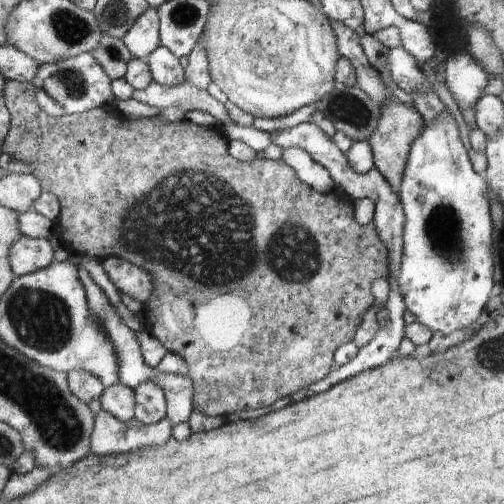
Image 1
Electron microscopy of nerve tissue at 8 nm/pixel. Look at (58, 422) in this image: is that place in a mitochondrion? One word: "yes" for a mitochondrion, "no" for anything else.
yes

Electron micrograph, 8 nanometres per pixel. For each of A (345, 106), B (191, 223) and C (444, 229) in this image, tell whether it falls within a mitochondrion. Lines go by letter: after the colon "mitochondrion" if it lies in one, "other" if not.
A: mitochondrion
B: mitochondrion
C: mitochondrion

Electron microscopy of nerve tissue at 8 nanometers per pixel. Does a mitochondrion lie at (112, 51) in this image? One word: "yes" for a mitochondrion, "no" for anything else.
yes

